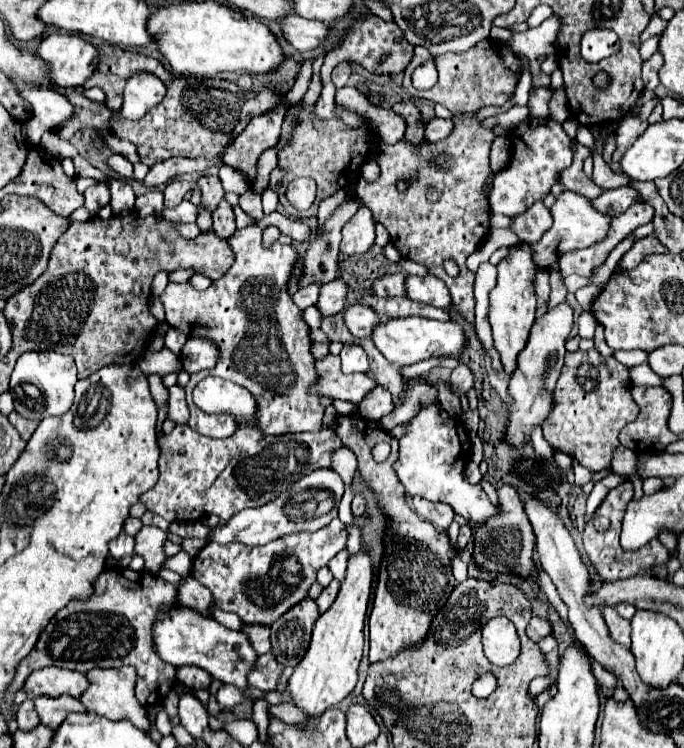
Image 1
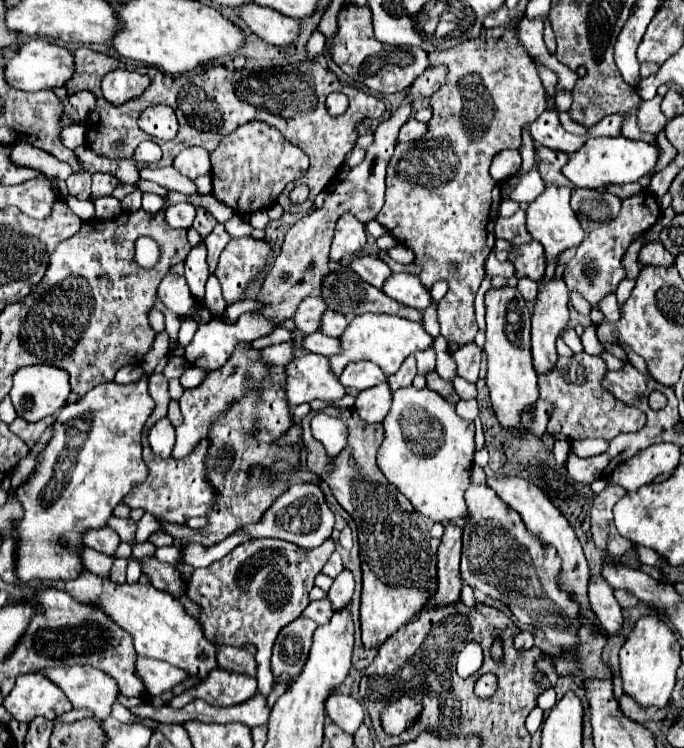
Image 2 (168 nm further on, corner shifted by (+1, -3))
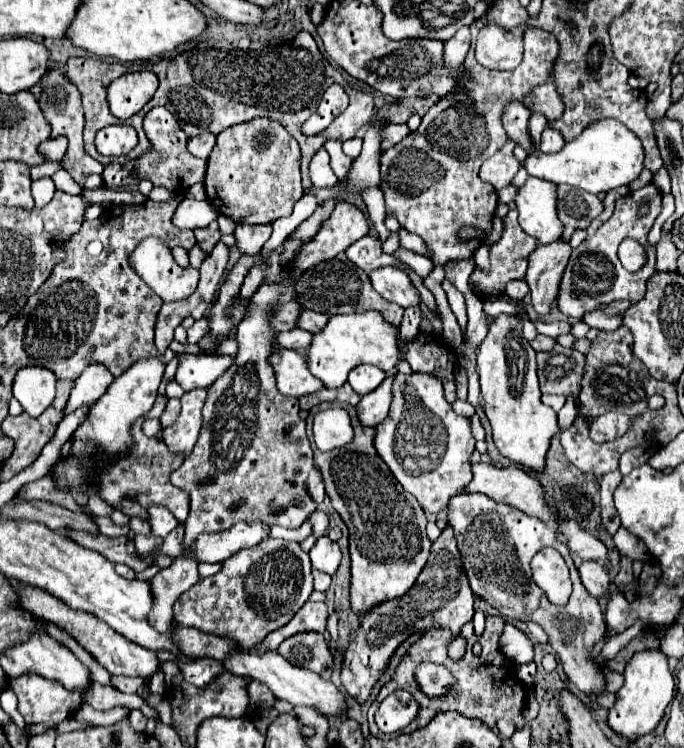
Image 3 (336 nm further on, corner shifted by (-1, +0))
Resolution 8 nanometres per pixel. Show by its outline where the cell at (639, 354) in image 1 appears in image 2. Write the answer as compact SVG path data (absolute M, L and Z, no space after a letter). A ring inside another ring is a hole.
M588 327L588 329L584 329L584 333L582 333L580 341L582 341L582 347L584 347L584 351L586 351L586 353L590 353L590 355L600 355L600 353L604 351L604 349L602 349L602 345L598 343L596 329L594 329L594 327Z

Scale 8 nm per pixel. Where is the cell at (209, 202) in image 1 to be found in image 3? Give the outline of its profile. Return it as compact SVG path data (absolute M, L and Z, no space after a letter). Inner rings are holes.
M212 222L212 224L206 226L206 228L196 228L194 234L196 234L196 240L198 240L200 248L202 248L204 252L208 252L208 250L212 250L212 246L220 240L218 222Z

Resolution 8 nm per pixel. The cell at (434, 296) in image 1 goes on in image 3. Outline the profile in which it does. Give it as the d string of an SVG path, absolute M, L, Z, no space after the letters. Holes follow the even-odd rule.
M384 266L380 270L374 270L370 274L370 280L376 292L388 302L396 302L402 308L420 304L420 292L416 290L408 274L394 266Z

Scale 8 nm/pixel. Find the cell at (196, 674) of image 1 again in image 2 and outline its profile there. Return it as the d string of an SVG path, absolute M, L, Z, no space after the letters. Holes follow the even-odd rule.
M136 655L134 673L136 677L142 679L146 691L154 697L160 695L162 691L174 689L178 683L186 679L186 673L182 673L182 669L168 665L166 661L158 661L158 659L142 657L142 655Z

